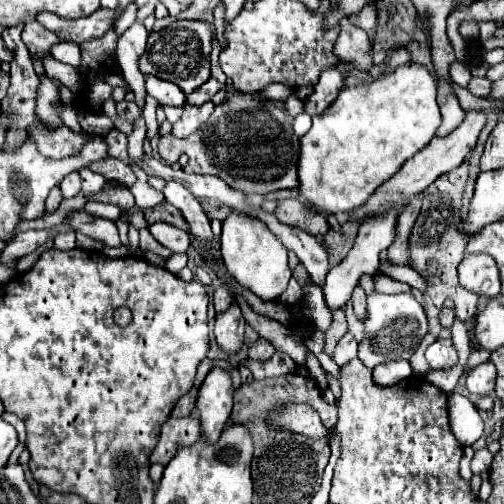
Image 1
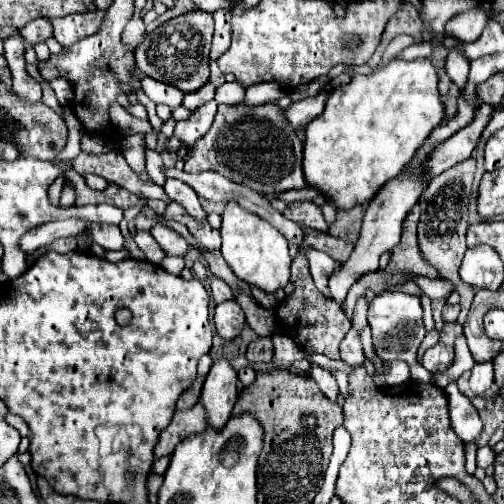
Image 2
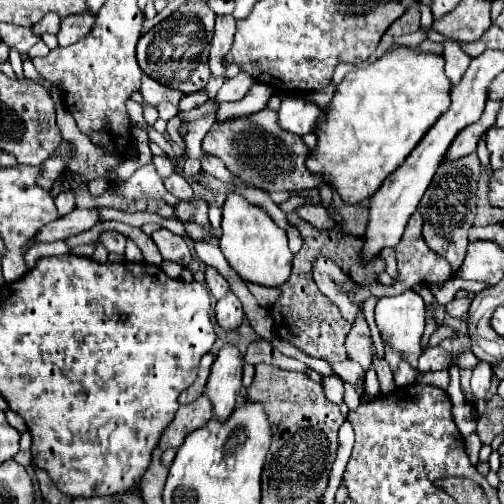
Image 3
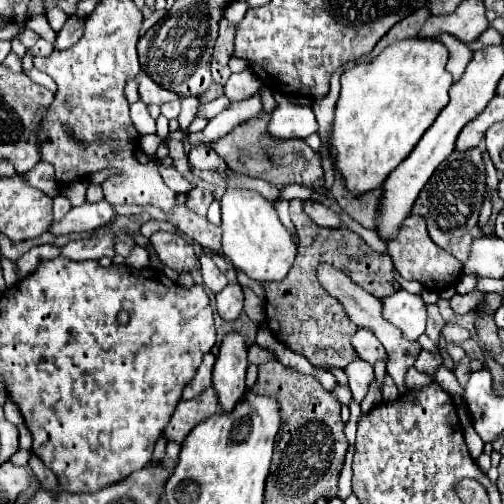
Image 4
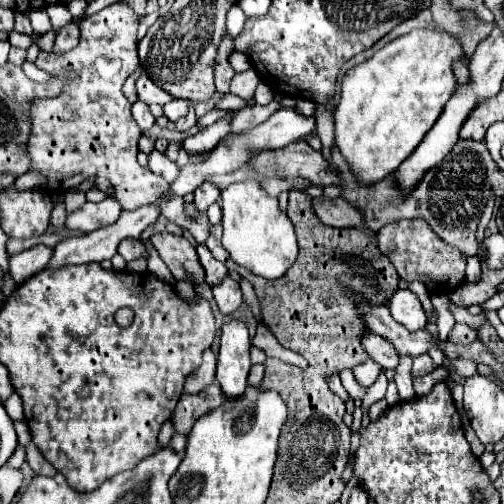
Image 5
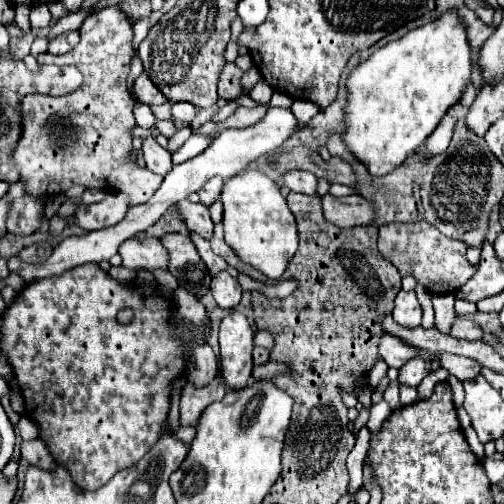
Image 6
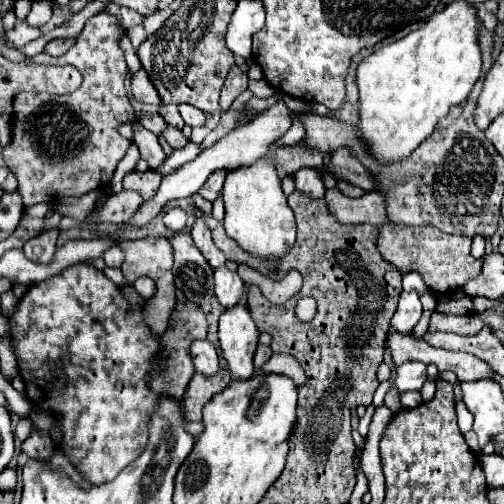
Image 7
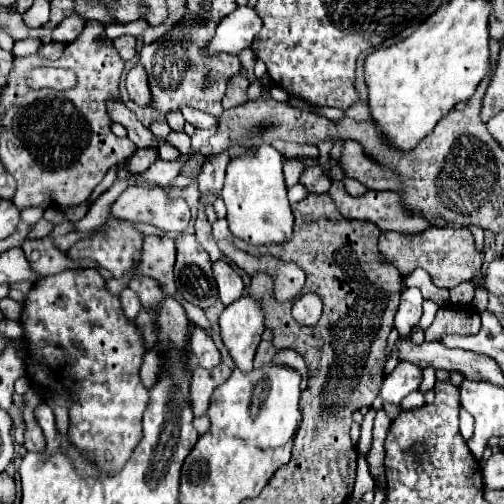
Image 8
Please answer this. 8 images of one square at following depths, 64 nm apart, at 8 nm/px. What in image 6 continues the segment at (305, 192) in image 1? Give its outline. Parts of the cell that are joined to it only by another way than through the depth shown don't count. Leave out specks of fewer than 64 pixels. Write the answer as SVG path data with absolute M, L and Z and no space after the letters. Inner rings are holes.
M448 12L442 18L436 18L416 30L410 30L406 36L388 42L386 46L378 48L368 60L360 62L346 80L346 128L342 130L346 148L368 168L372 176L384 176L392 172L408 156L412 156L416 148L424 144L424 140L434 132L436 124L444 118L446 110L456 104L456 100L460 100L470 74L472 58L466 40L466 28L454 12Z

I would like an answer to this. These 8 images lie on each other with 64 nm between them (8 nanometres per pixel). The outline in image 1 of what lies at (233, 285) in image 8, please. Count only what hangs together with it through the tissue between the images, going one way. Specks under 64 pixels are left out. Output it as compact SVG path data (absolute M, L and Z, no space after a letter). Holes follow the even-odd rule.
M232 304L224 314L216 314L214 336L216 336L218 348L226 354L240 352L244 344L244 326L246 322L238 304Z

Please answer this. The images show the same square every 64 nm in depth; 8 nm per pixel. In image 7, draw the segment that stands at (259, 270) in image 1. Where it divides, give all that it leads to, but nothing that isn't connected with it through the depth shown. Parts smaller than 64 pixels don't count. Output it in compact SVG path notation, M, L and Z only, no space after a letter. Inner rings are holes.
M272 146L270 152L264 158L256 160L252 166L228 172L222 188L222 200L226 208L226 216L224 216L226 234L242 250L262 260L284 256L284 252L288 252L296 242L294 212L286 202L286 196L280 188L280 178L274 170L274 160L272 160L274 148L276 146Z

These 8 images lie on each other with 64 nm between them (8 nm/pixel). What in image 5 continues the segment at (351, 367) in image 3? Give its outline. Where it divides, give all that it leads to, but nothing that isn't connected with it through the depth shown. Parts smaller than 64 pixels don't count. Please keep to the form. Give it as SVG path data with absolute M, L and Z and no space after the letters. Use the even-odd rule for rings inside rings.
M368 360L368 362L364 362L362 366L356 366L352 372L354 372L354 378L358 380L358 384L364 386L364 388L368 388L368 386L374 384L374 380L376 380L378 374L380 374L380 370L382 370L382 368L380 368L376 362Z

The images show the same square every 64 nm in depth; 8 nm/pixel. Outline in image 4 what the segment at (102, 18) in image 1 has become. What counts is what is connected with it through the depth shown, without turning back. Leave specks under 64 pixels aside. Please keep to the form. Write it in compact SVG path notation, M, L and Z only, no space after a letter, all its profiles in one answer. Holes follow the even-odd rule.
M70 16L64 24L64 28L58 32L58 38L56 38L56 50L66 50L70 48L72 44L76 44L80 40L80 36L84 34L84 18L78 18L78 16Z

